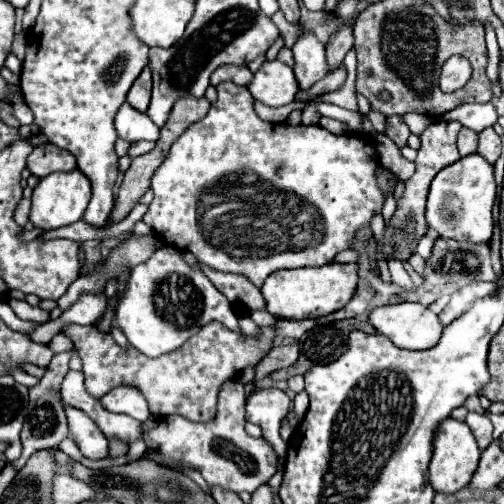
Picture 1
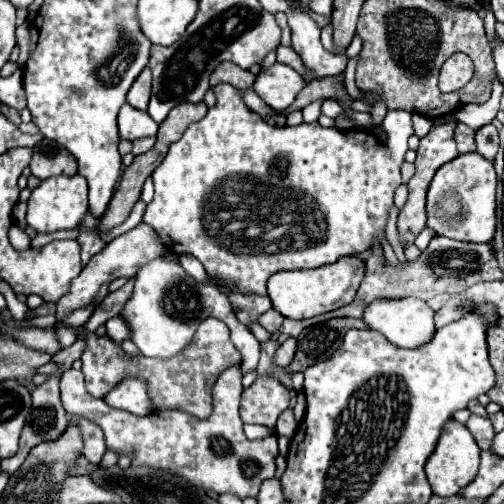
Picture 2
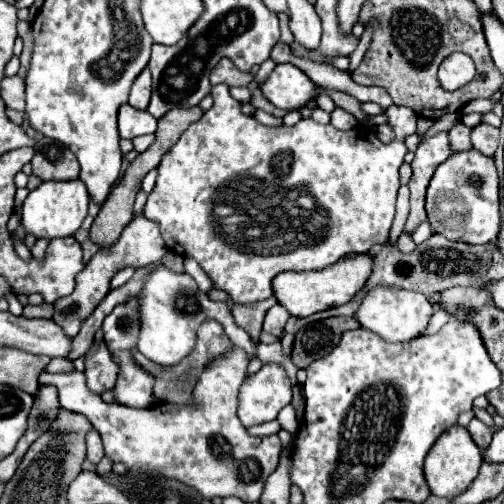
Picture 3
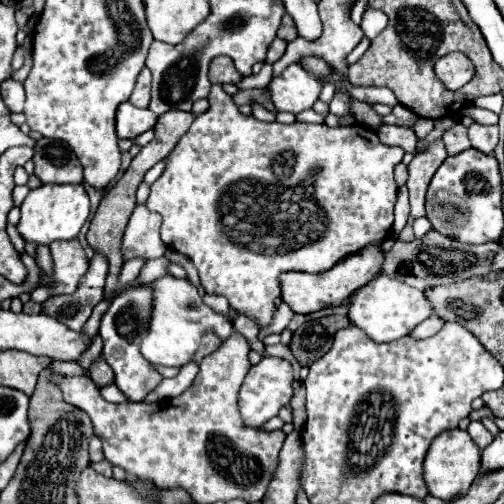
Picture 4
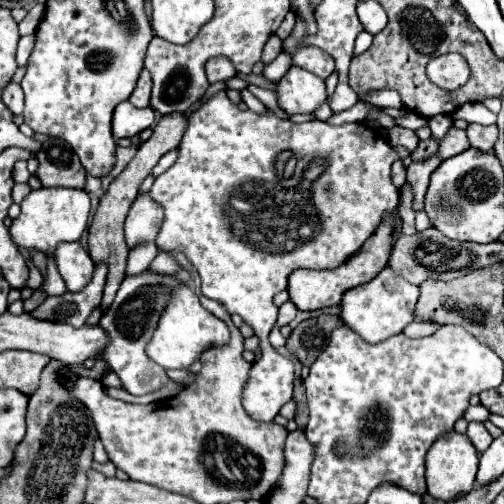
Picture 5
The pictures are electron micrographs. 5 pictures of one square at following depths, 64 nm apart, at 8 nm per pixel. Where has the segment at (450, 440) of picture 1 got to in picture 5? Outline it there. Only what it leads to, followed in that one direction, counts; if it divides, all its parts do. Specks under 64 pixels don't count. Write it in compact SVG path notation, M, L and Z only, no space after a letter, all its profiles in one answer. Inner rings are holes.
M454 430L442 434L440 440L436 440L426 454L428 494L436 500L448 502L462 494L468 494L474 486L476 472L478 472L478 452L466 434L458 434Z

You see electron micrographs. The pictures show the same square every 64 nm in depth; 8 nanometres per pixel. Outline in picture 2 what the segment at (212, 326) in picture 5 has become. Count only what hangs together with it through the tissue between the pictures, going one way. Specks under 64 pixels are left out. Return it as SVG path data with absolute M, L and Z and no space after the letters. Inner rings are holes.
M166 250L164 258L156 258L148 264L140 266L136 272L134 292L120 312L120 316L124 318L124 322L130 328L130 340L138 346L138 350L144 356L172 358L190 344L190 340L198 328L198 322L212 316L212 318L224 320L226 326L230 328L232 342L236 344L236 348L240 348L240 352L244 356L244 374L250 370L256 370L260 342L248 332L248 328L244 324L240 324L240 320L236 318L236 314L230 306L228 296L224 292L220 292L214 284L200 284L198 280L194 280L190 274L184 272L184 268L178 262L168 260L166 258L168 254L172 254L172 252Z

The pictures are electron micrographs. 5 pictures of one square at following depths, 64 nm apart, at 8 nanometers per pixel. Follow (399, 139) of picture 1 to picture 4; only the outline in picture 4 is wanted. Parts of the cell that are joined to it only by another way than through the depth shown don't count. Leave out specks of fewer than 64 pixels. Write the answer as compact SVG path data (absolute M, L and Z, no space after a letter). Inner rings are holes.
M220 84L212 86L208 102L210 102L210 108L204 114L196 116L190 130L180 138L176 148L168 154L166 168L164 168L162 176L150 188L146 208L152 212L158 212L162 216L160 234L162 234L164 244L172 246L176 252L182 252L184 256L188 256L194 262L194 266L198 268L198 274L200 274L200 282L204 284L206 292L226 296L230 306L236 312L258 318L260 326L264 328L266 324L270 324L274 308L276 308L274 300L278 298L278 292L280 292L280 286L278 286L280 274L284 274L288 270L304 270L304 272L330 270L342 258L346 258L370 244L378 244L388 236L392 222L394 222L394 204L396 204L396 192L398 192L398 186L394 180L394 166L402 162L404 150L394 148L394 146L384 146L378 140L378 134L362 124L330 128L326 124L308 124L308 122L298 122L298 124L260 122L254 116L244 116L238 110L238 106L234 104L234 100L222 90ZM397 104L393 110L392 114L396 116L398 122L397 125L404 128L413 128L415 122L414 117L415 114L405 106L402 106L402 104Z

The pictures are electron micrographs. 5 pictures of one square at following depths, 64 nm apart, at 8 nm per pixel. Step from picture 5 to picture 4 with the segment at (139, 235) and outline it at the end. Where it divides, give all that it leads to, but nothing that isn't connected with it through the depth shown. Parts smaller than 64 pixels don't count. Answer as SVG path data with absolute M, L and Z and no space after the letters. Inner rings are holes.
M136 206L122 238L122 258L152 260L166 254L166 246L160 240L160 216L146 206Z

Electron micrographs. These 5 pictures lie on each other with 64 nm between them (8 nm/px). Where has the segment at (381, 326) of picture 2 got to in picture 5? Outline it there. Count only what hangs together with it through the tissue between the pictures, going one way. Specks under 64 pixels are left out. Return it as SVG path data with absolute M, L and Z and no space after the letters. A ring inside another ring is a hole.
M388 266L370 282L356 286L352 290L348 290L342 298L342 312L340 318L344 320L344 324L354 330L356 334L360 334L366 342L382 342L390 336L400 334L410 322L416 320L416 302L418 302L420 290L412 284L408 284L406 280L398 278Z

